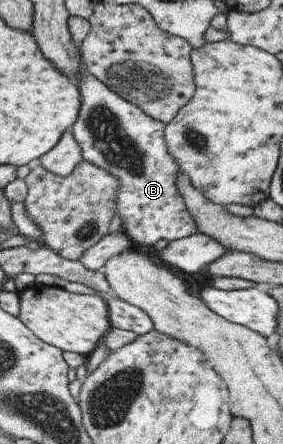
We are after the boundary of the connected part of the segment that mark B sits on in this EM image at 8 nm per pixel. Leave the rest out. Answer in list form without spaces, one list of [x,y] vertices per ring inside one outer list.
[[[79,61],[79,73],[74,81],[80,92],[80,105],[77,118],[70,126],[72,137],[78,142],[82,159],[105,169],[119,179],[119,188],[116,191],[116,208],[114,215],[120,217],[120,228],[131,242],[140,245],[154,245],[158,240],[174,241],[182,237],[198,234],[192,216],[186,212],[182,196],[175,188],[175,175],[180,170],[177,163],[170,157],[165,146],[163,129],[165,124],[146,115],[136,105],[130,105],[125,98],[110,90],[108,86],[98,81],[88,73]]]

